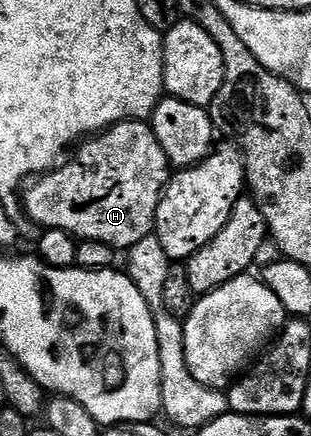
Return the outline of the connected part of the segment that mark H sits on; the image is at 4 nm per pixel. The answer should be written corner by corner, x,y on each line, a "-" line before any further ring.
144,121
115,123
107,131
85,138
75,151
72,160
39,176
23,192
24,214
37,228
65,231
77,241
102,241
117,249
138,245
153,234
170,164
151,126

